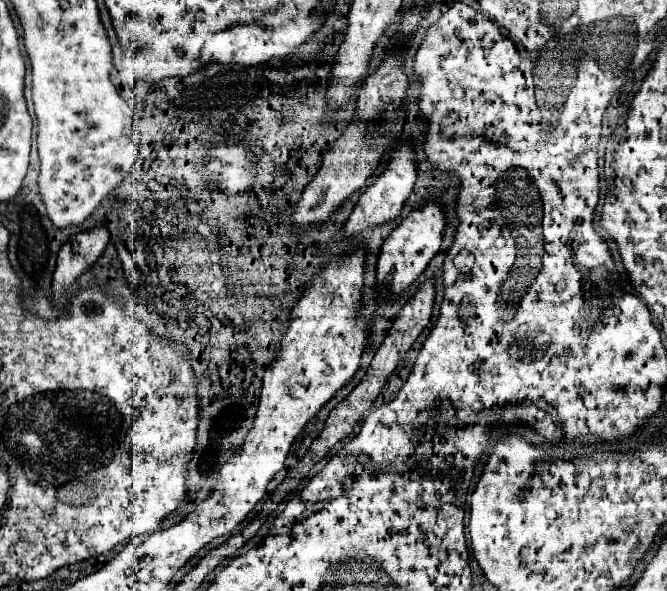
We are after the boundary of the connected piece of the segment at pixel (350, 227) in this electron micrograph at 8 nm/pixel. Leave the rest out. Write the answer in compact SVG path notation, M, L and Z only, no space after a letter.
M400 146L400 150L390 160L386 172L360 194L358 204L352 210L352 214L350 214L350 218L348 218L346 226L344 226L344 238L352 238L352 236L356 236L356 234L360 234L364 230L372 230L376 226L384 226L390 220L396 220L400 216L402 204L406 202L408 194L414 188L414 182L416 182L414 152L412 152L410 146Z

